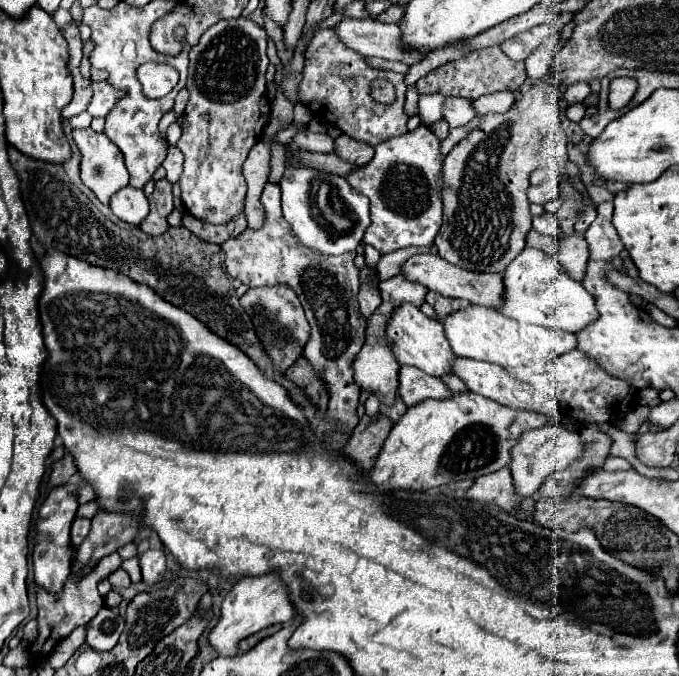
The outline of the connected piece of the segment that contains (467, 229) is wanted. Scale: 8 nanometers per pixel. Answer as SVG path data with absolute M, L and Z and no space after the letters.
M540 80L524 96L520 96L520 100L506 114L486 114L482 124L452 148L452 152L444 158L442 168L444 224L434 240L438 254L444 260L472 272L504 272L508 264L524 250L526 234L532 228L530 202L526 198L529 178L539 165L539 142L550 131L563 131L560 117L558 94L548 80Z

